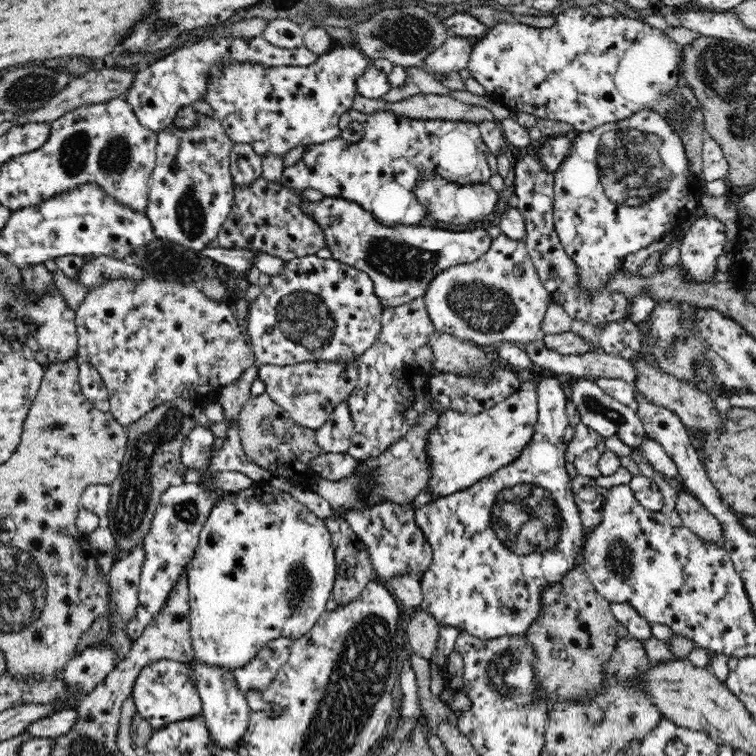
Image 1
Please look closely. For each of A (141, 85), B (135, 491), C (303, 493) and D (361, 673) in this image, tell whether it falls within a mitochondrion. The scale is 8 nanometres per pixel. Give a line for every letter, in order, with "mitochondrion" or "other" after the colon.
A: other
B: mitochondrion
C: other
D: mitochondrion

